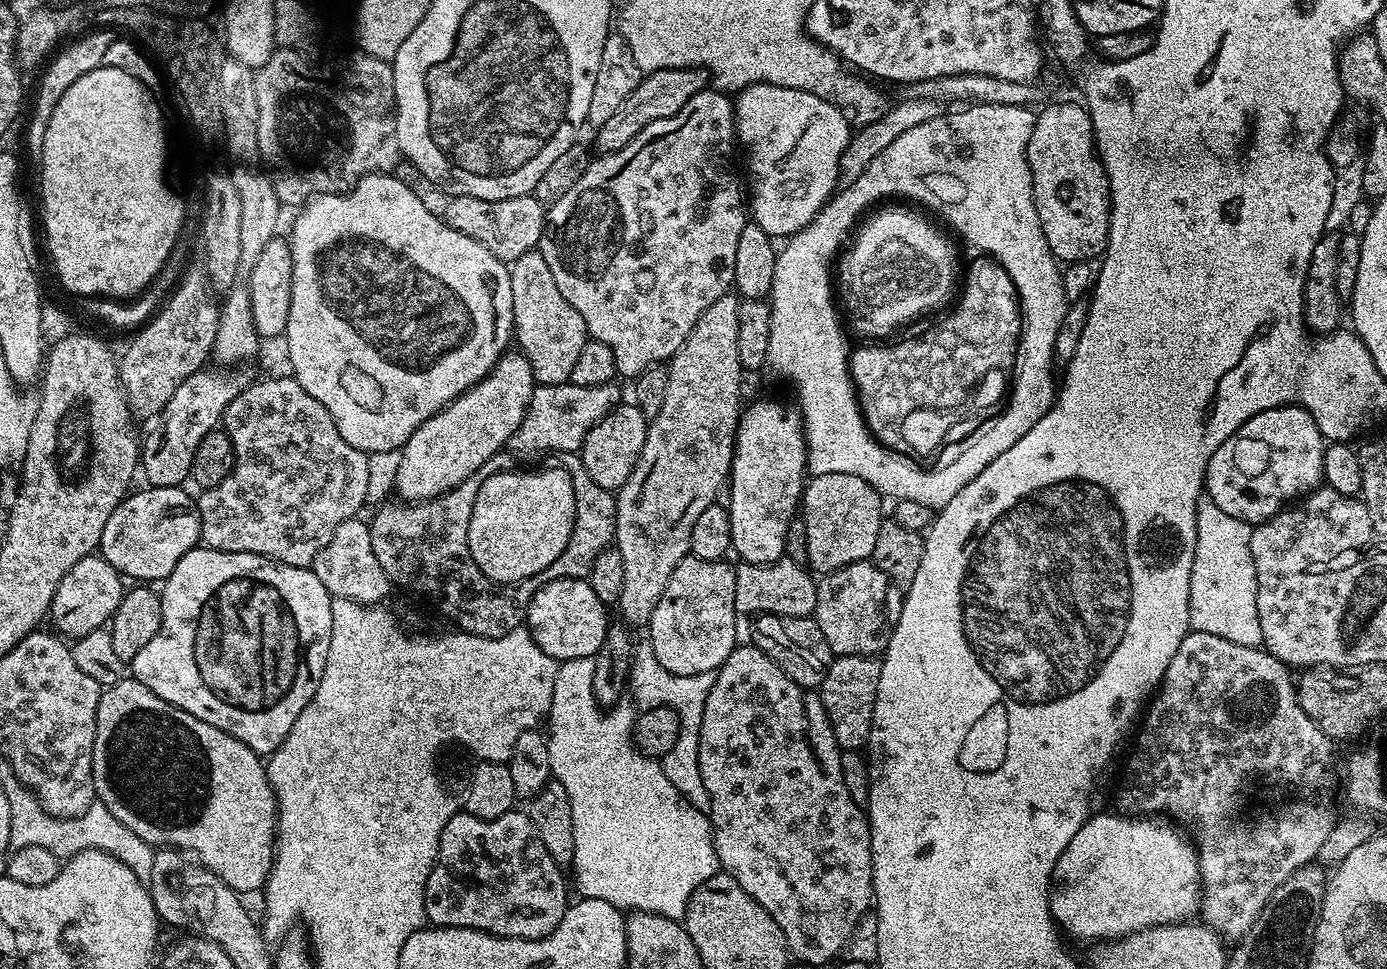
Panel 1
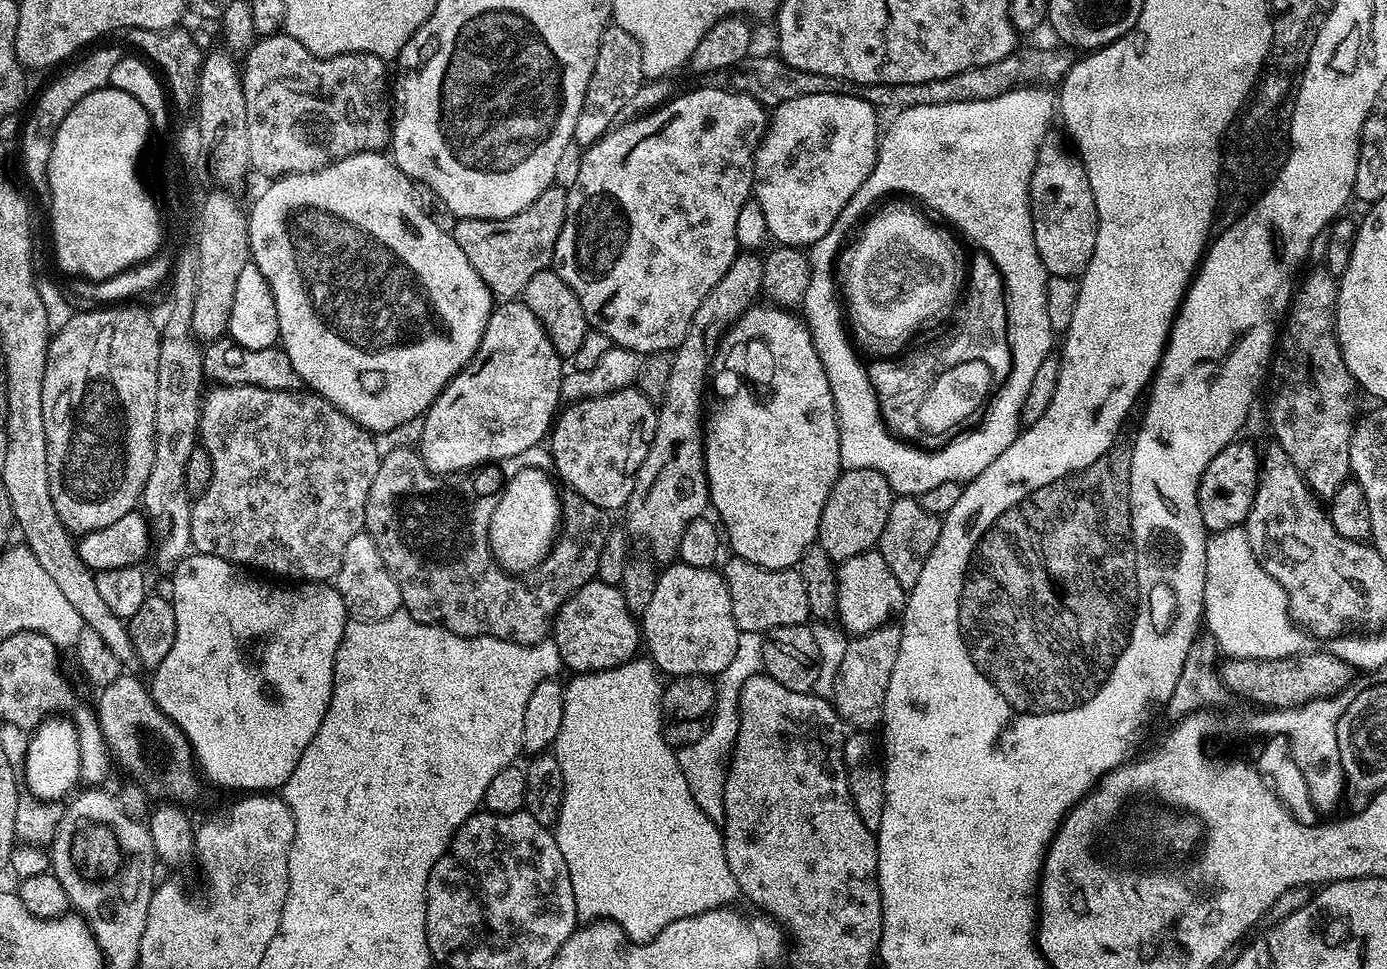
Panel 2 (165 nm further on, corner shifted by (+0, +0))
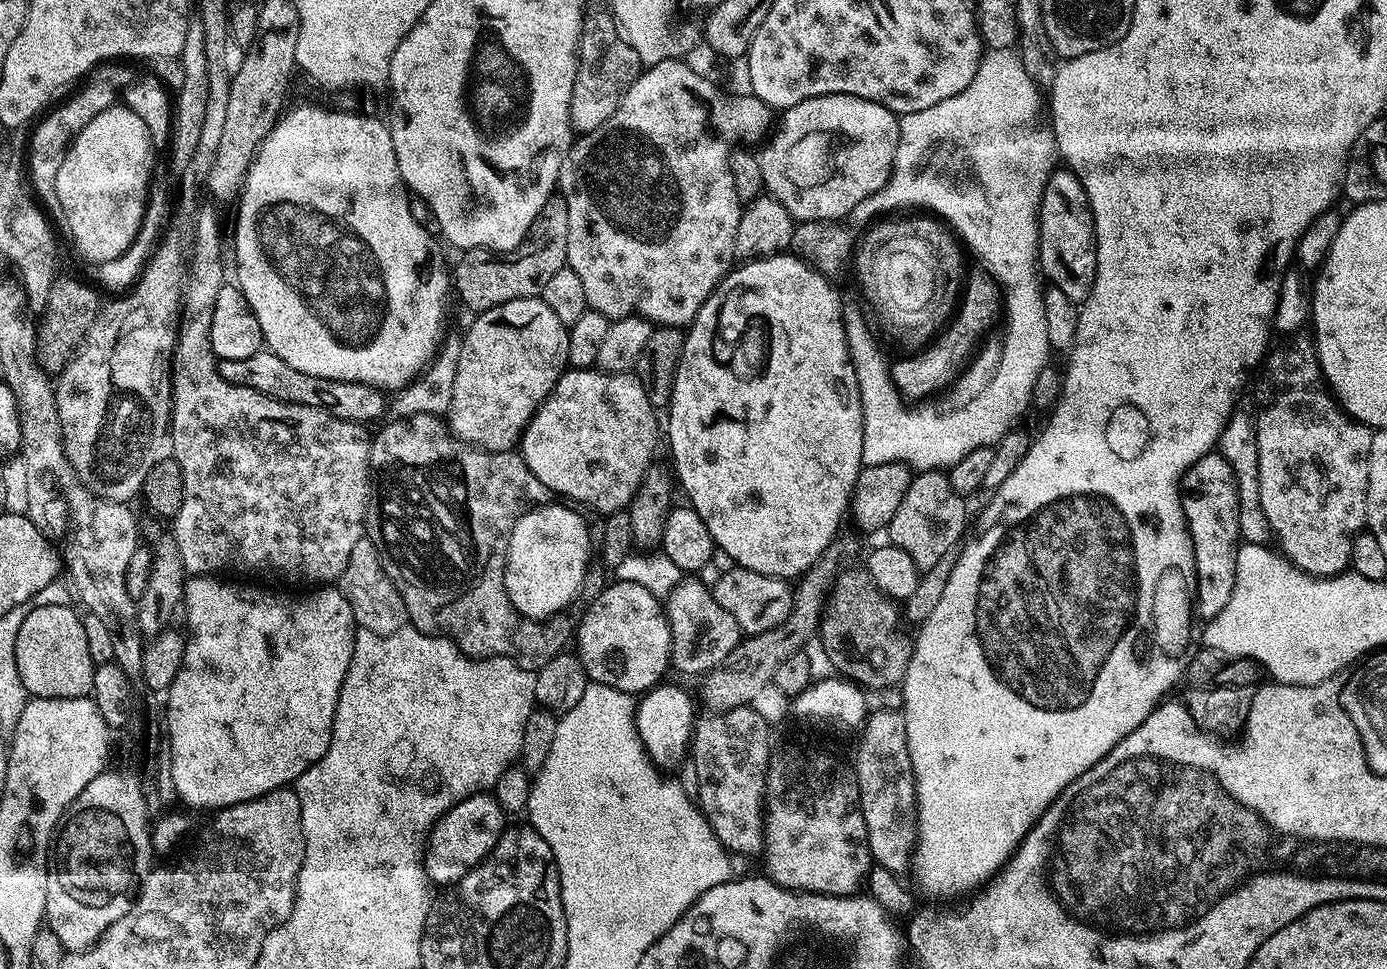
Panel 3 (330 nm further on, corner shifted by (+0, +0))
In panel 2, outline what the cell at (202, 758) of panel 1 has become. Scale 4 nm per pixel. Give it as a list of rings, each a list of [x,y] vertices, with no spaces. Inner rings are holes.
[[[121,674],[110,682],[110,686],[99,689],[100,701],[95,701],[96,717],[100,719],[102,734],[110,746],[110,756],[122,764],[129,772],[131,779],[139,785],[143,785],[149,793],[157,792],[160,798],[168,802],[175,802],[181,806],[188,806],[188,803],[200,792],[201,777],[198,775],[197,765],[192,755],[192,744],[182,734],[180,727],[168,717],[153,700],[147,683],[128,674]]]

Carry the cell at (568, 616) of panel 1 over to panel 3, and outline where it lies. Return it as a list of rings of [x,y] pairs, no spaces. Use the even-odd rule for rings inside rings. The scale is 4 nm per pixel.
[[[617,579],[609,588],[604,588],[592,601],[588,604],[588,609],[581,614],[580,620],[578,616],[578,623],[574,628],[574,655],[580,659],[580,665],[583,666],[585,674],[587,674],[589,681],[593,684],[605,684],[611,688],[617,688],[623,692],[631,692],[633,694],[643,694],[650,688],[655,688],[657,684],[665,679],[664,671],[669,671],[670,655],[671,655],[671,638],[670,630],[668,629],[668,617],[666,615],[666,608],[659,599],[656,599],[654,594],[646,590],[645,586],[637,584],[637,582],[630,582]]]

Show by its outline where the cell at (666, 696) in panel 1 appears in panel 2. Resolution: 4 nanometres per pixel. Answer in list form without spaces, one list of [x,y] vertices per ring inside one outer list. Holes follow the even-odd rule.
[[[740,632],[738,634],[738,650],[734,650],[734,658],[726,670],[722,670],[716,685],[716,707],[712,709],[712,719],[708,721],[708,729],[698,738],[698,742],[687,744],[679,749],[680,769],[686,778],[686,786],[690,786],[690,794],[694,802],[698,802],[698,810],[706,814],[706,818],[717,822],[724,818],[724,778],[728,770],[732,747],[736,745],[740,729],[740,691],[751,676],[761,675],[762,646],[764,636],[759,632]]]

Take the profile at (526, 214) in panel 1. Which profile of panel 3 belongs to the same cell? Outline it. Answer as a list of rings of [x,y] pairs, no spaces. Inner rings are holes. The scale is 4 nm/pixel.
[[[553,194],[542,206],[538,218],[530,226],[528,237],[524,239],[514,250],[509,252],[493,252],[487,248],[469,248],[463,253],[464,256],[454,264],[454,292],[460,295],[460,300],[466,307],[472,308],[473,313],[485,312],[502,302],[521,300],[531,296],[539,297],[542,286],[550,282],[553,274],[558,274],[568,263],[566,254],[566,234],[570,234],[570,214],[566,210],[566,202],[563,196]]]

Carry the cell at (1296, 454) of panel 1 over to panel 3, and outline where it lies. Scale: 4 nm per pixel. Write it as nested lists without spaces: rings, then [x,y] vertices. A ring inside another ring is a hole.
[[[1216,450],[1198,458],[1198,462],[1194,462],[1194,466],[1188,468],[1180,482],[1180,501],[1194,546],[1196,563],[1194,612],[1199,619],[1201,616],[1201,621],[1215,620],[1222,606],[1226,606],[1226,602],[1232,597],[1238,563],[1238,545],[1241,543],[1236,527],[1238,518],[1236,475],[1230,462],[1226,462],[1226,458]]]

